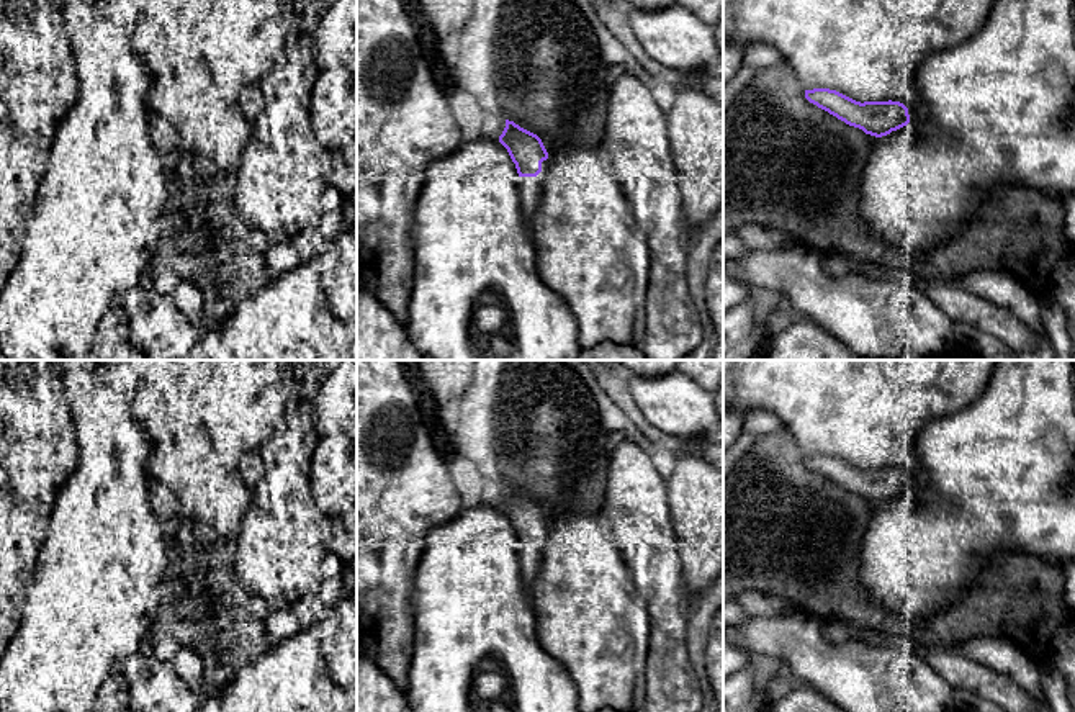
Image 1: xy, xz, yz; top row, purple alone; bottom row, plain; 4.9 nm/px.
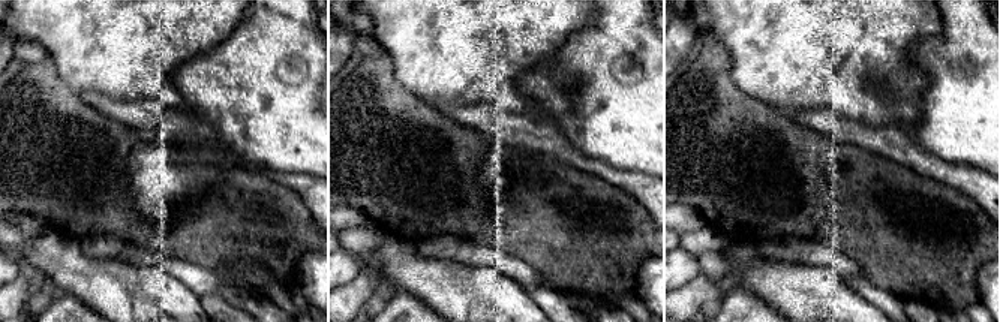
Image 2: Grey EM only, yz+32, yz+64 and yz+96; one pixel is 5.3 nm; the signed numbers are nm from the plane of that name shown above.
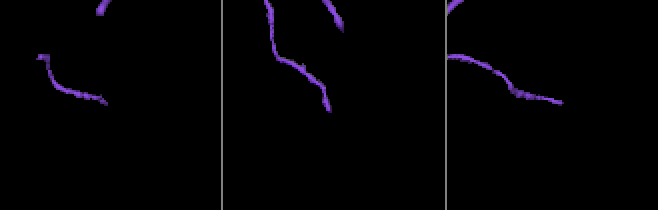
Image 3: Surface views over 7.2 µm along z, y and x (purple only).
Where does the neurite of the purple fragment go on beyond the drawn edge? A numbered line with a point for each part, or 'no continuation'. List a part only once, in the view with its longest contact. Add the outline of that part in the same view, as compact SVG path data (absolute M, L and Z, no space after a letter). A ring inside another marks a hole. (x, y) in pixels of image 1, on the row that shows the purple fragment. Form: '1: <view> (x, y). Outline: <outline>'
1: xz (529, 187). Outline: M550 160L542 162L542 172L537 177L519 177L517 187L520 193L520 205L522 205L522 214L525 219L525 229L532 236L532 216L537 211L538 200L542 195L542 183L545 178L545 173L548 170Z

